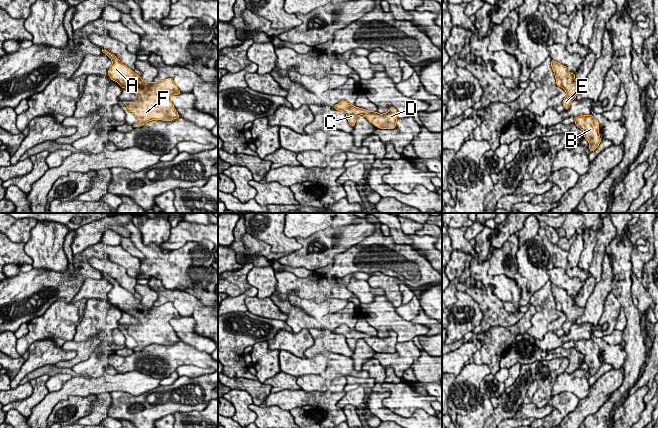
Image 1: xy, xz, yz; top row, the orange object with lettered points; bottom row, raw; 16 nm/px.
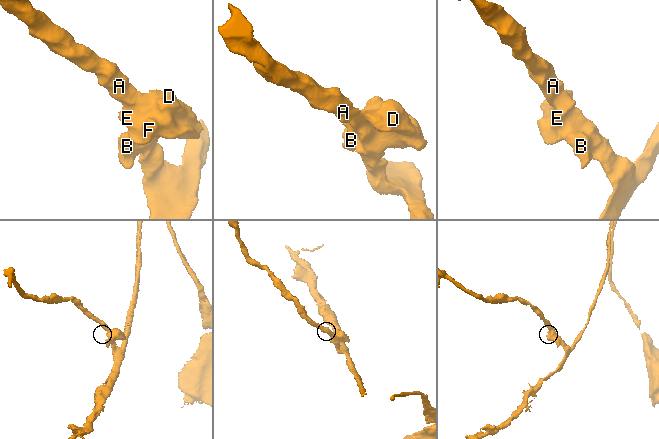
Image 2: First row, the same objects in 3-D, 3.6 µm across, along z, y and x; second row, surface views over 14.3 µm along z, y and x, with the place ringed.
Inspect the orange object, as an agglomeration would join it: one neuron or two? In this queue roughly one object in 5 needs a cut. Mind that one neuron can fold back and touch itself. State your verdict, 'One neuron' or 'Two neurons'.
One neuron

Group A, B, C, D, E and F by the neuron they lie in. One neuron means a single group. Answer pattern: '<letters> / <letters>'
A B C D E F

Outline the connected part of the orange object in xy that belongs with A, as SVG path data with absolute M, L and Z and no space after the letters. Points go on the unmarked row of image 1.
M103 273L102 276L113 286L108 293L110 303L116 305L121 312L129 313L140 322L139 325L135 326L123 326L138 344L133 351L140 351L155 343L168 346L180 342L170 324L172 319L181 318L172 302L160 306L145 306L115 279Z

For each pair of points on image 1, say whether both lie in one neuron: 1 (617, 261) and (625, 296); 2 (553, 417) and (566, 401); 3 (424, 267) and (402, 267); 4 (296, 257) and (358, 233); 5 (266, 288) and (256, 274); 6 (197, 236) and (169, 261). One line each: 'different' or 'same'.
1: same
2: same
3: same
4: same
5: same
6: different

